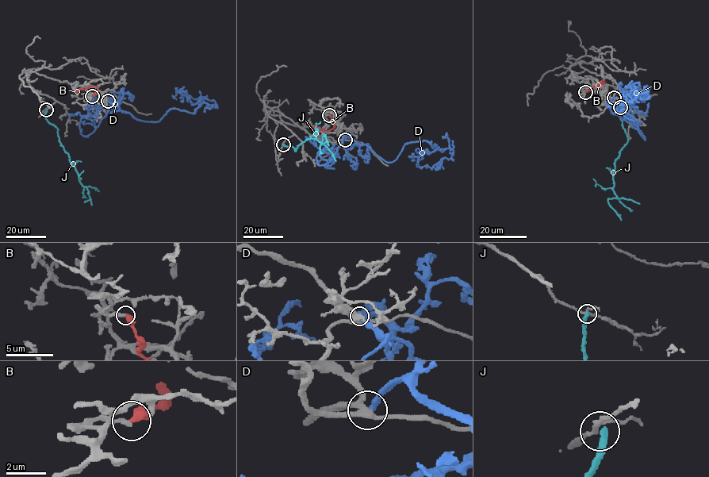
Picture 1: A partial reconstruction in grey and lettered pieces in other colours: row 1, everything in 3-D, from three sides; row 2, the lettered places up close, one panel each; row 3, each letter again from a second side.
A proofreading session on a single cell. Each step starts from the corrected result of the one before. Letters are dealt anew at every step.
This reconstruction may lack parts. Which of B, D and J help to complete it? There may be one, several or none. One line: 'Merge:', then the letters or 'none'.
Merge: none

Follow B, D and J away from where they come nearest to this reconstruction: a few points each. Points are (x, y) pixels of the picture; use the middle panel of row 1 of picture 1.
B: (329, 115), (334, 125), (333, 128), (323, 130), (312, 125)
D: (345, 140), (365, 144), (387, 162), (409, 142), (423, 140), (453, 151), (431, 167), (416, 164)
J: (283, 145), (291, 146), (296, 151), (305, 140), (316, 138), (321, 142), (324, 134), (329, 145)

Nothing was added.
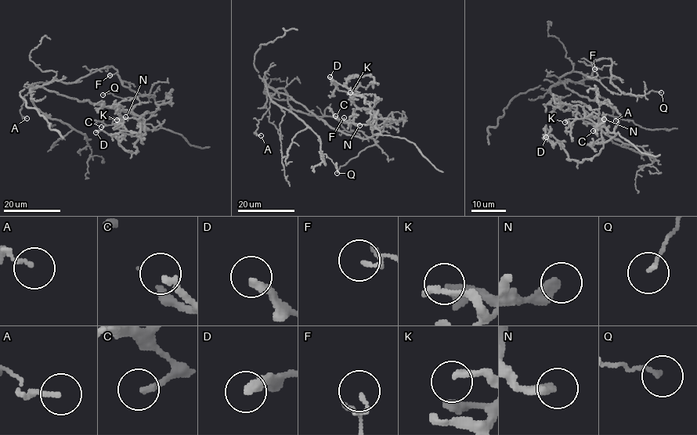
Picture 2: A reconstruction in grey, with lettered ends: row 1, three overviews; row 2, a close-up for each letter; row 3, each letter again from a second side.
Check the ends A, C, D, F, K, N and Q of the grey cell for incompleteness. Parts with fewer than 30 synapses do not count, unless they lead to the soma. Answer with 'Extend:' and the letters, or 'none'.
Extend: none

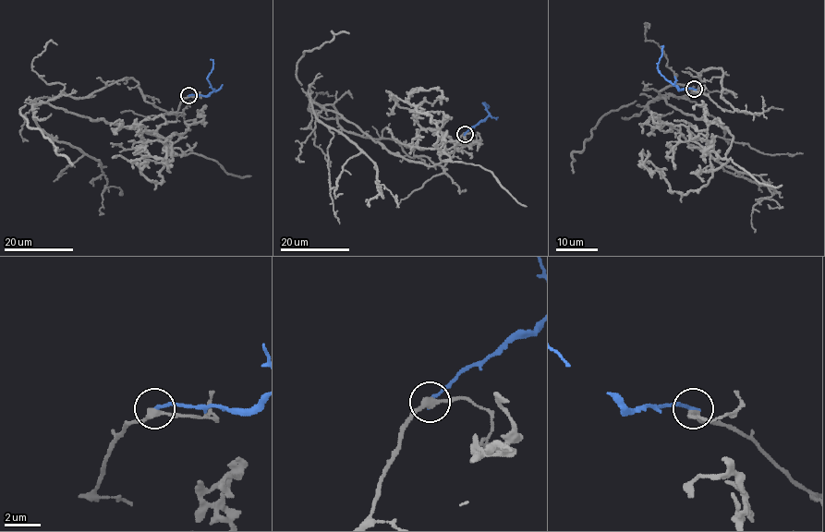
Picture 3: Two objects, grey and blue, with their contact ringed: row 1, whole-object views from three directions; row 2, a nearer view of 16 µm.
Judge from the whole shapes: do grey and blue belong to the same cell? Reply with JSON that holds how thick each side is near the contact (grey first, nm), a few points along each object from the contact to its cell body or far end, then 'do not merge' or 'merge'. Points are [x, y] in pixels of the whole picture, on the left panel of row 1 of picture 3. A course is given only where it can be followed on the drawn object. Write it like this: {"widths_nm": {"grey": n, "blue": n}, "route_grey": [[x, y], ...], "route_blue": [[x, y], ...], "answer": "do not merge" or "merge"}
{"widths_nm": {"grey": 320, "blue": 190}, "route_grey": [[188, 95], [169, 114], [124, 78], [48, 102], [153, 134], [173, 153], [150, 180], [135, 160], [172, 164]], "route_blue": [[188, 95], [208, 95], [212, 90], [207, 78], [212, 68], [211, 59]], "answer": "do not merge"}

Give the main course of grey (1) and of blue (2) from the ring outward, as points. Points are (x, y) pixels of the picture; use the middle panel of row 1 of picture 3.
1: (464, 134), (442, 166), (348, 133), (324, 106), (430, 165), (448, 160), (407, 96), (448, 100)
2: (464, 134), (489, 114), (482, 103), (486, 106)

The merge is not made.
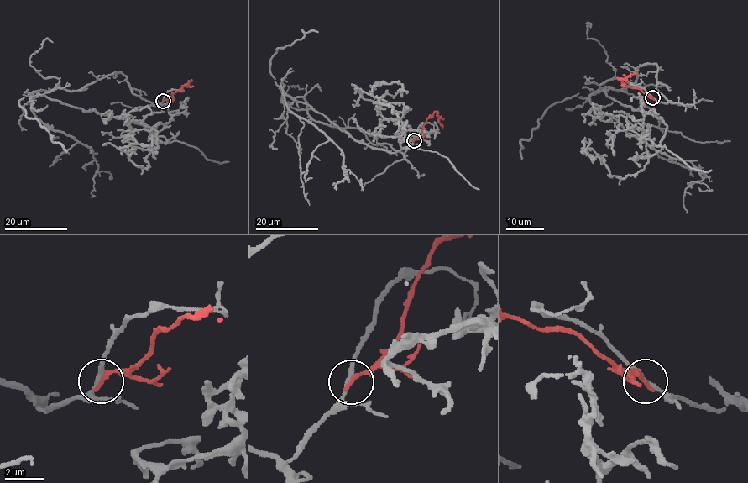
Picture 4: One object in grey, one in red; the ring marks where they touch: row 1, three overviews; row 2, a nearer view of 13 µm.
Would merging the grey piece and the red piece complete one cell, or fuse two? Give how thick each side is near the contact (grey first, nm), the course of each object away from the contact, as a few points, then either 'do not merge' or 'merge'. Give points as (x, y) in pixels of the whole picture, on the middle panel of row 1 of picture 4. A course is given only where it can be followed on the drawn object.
calibres 190 and 280 nm; course grey (413, 140), (403, 153), (373, 144), (295, 98), (391, 152), (408, 147), (371, 89), (408, 92); course red (414, 140), (435, 112), (442, 127); do not merge

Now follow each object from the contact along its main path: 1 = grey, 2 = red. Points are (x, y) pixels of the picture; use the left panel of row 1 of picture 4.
1: (163, 101), (134, 94), (120, 72), (44, 94), (140, 123), (158, 141), (137, 165), (123, 147), (157, 151)
2: (164, 101), (192, 81)

